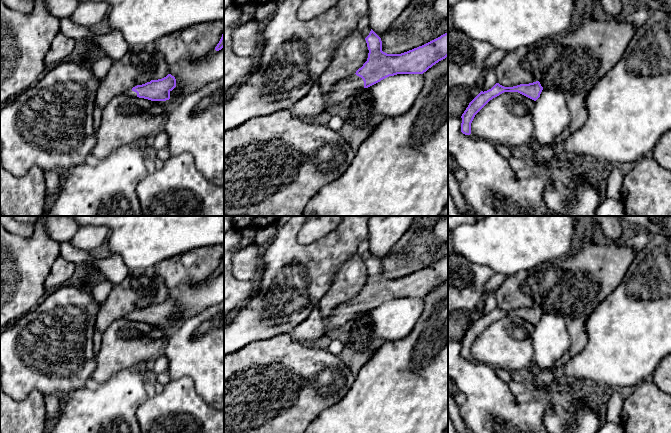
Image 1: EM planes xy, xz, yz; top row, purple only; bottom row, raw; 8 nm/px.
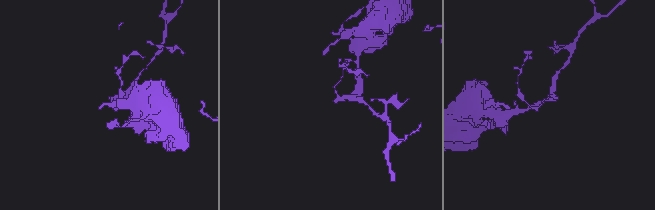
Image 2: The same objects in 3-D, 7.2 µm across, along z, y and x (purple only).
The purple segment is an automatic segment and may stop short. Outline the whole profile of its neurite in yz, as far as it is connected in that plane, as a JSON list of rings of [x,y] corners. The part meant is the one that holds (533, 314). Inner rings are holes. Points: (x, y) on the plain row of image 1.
[[[539,305],[520,308],[513,311],[504,311],[496,307],[491,313],[481,315],[468,329],[462,338],[461,356],[465,359],[471,358],[471,347],[475,339],[493,322],[499,320],[504,316],[518,316],[534,325],[536,325],[543,314]]]

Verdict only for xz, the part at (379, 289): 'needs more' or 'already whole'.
needs more

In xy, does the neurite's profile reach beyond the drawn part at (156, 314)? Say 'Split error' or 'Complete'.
Split error

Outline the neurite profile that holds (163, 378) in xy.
[[[163,372],[163,373],[160,373],[156,376],[154,376],[153,380],[156,380],[157,382],[159,382],[160,384],[162,384],[164,386],[171,380],[171,378],[170,378],[168,372]]]

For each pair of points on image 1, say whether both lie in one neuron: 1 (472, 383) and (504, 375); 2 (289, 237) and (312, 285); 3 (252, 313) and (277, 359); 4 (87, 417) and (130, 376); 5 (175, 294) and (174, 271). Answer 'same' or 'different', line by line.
1: different
2: same
3: different
4: same
5: different

